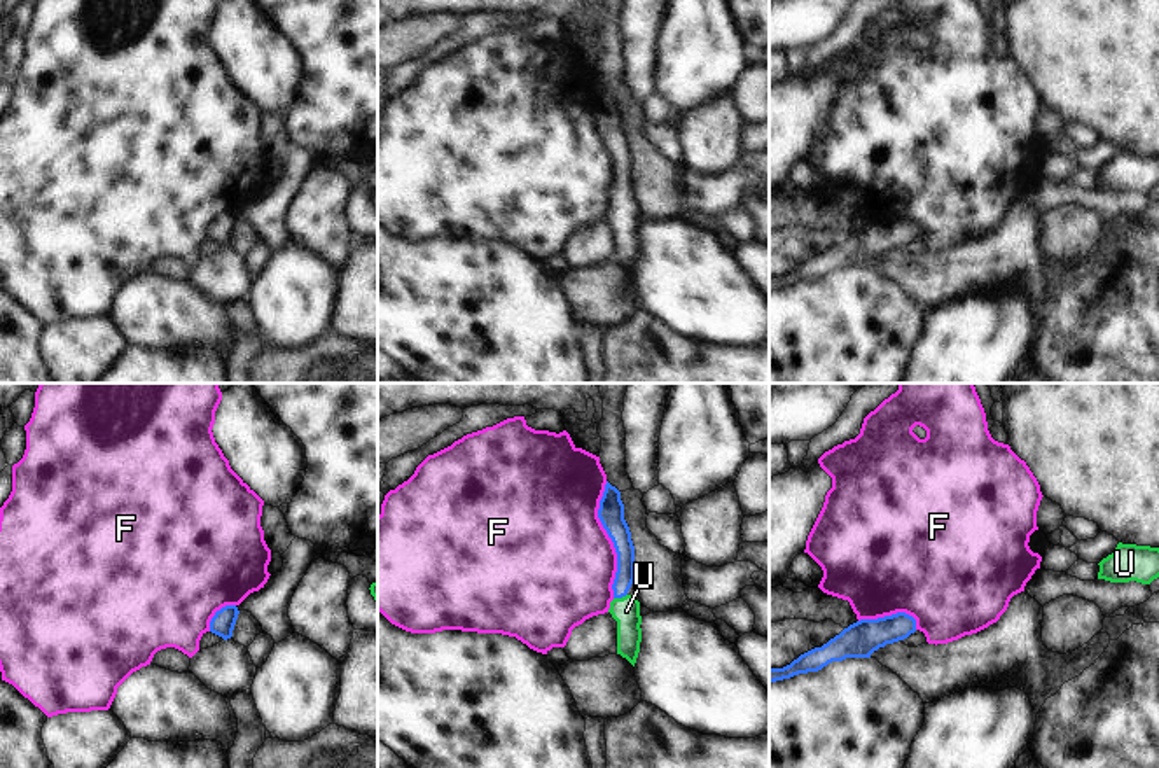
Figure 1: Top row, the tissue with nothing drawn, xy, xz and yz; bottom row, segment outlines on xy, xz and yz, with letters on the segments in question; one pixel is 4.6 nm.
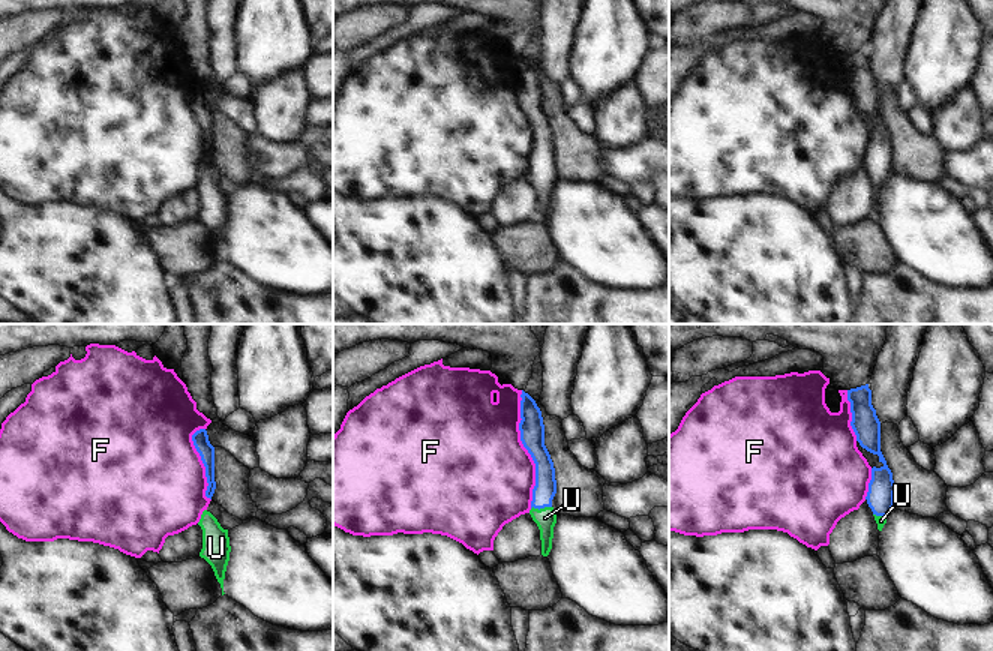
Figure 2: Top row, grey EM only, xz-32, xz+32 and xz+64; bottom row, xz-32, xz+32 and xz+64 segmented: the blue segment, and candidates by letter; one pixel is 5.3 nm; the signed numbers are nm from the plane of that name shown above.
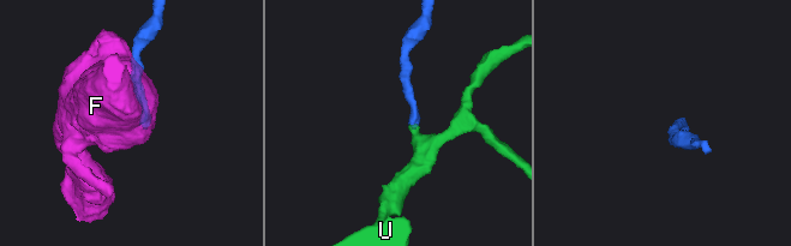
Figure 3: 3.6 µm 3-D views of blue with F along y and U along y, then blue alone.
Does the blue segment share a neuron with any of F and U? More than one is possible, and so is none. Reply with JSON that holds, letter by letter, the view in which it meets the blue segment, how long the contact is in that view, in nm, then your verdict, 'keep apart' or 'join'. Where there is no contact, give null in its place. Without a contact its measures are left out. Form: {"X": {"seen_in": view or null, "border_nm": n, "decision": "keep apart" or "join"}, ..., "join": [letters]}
{"F": {"seen_in": "xz", "border_nm": 550, "decision": "keep apart"}, "U": {"seen_in": "xz", "border_nm": 70, "decision": "join"}, "join": ["U"]}

